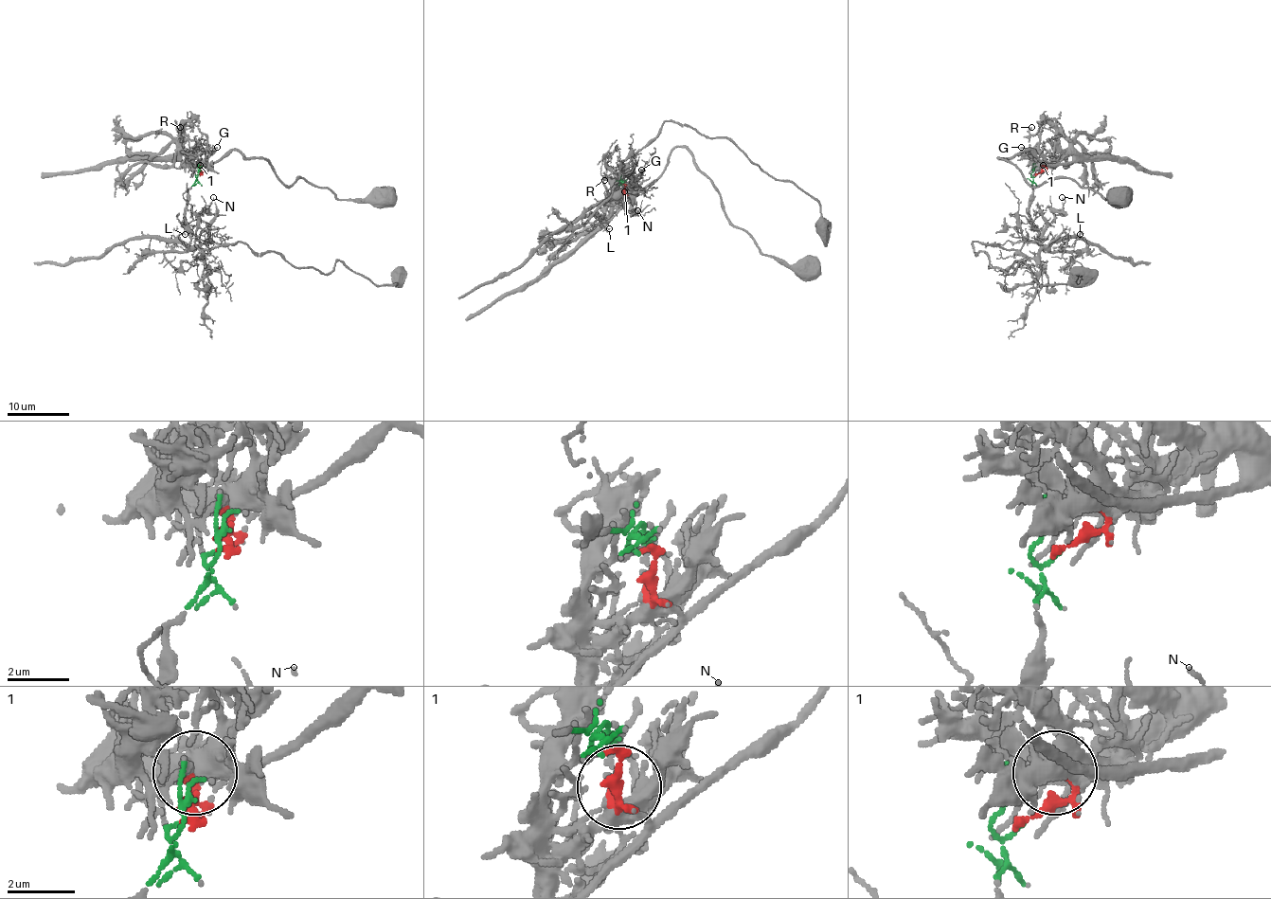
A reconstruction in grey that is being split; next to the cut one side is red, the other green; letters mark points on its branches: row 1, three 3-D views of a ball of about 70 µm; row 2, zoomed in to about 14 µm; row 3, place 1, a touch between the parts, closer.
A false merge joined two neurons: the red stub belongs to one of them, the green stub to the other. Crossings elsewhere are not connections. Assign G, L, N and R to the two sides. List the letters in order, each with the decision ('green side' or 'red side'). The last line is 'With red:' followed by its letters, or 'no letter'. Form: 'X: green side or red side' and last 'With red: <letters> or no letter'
G: red side
L: green side
N: green side
R: red side
With red: G, R

